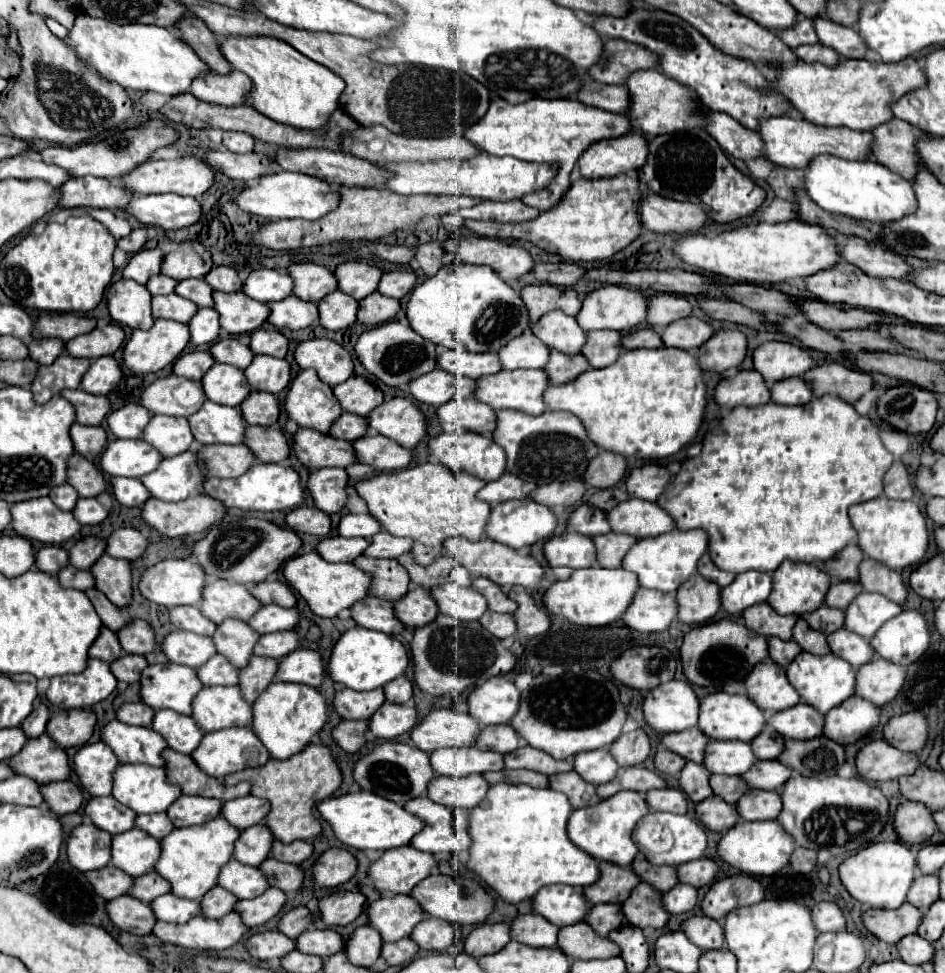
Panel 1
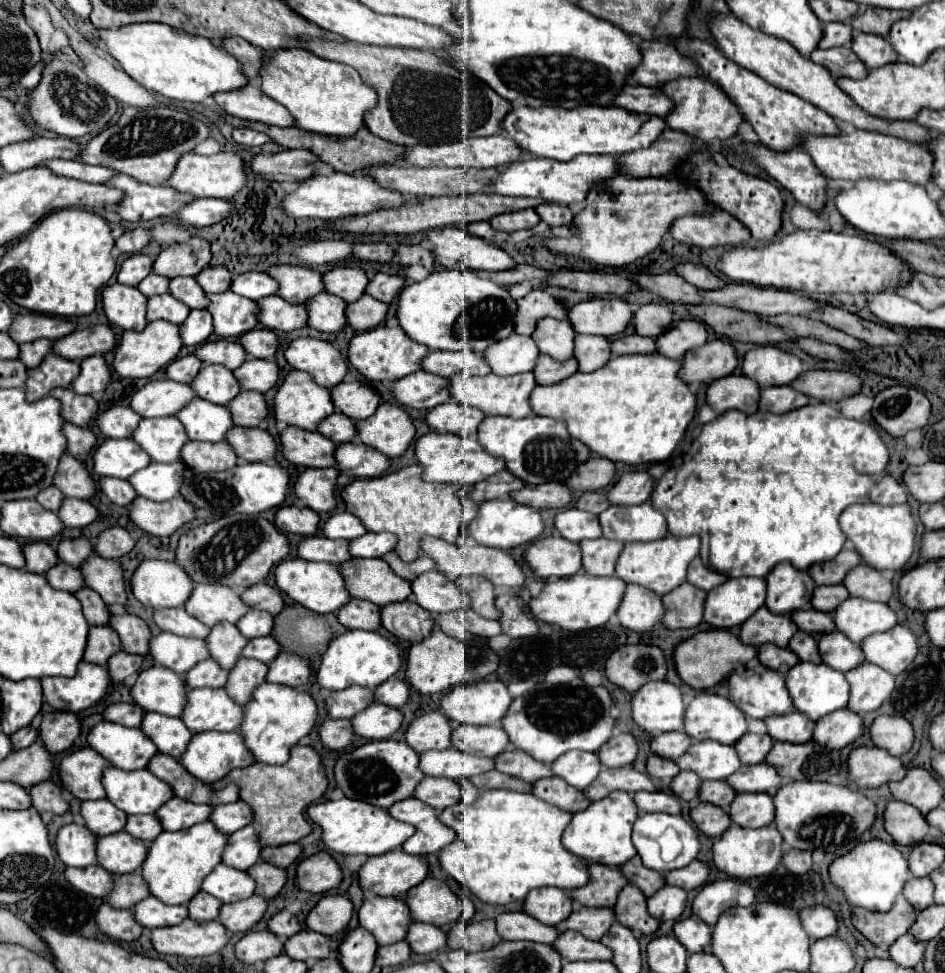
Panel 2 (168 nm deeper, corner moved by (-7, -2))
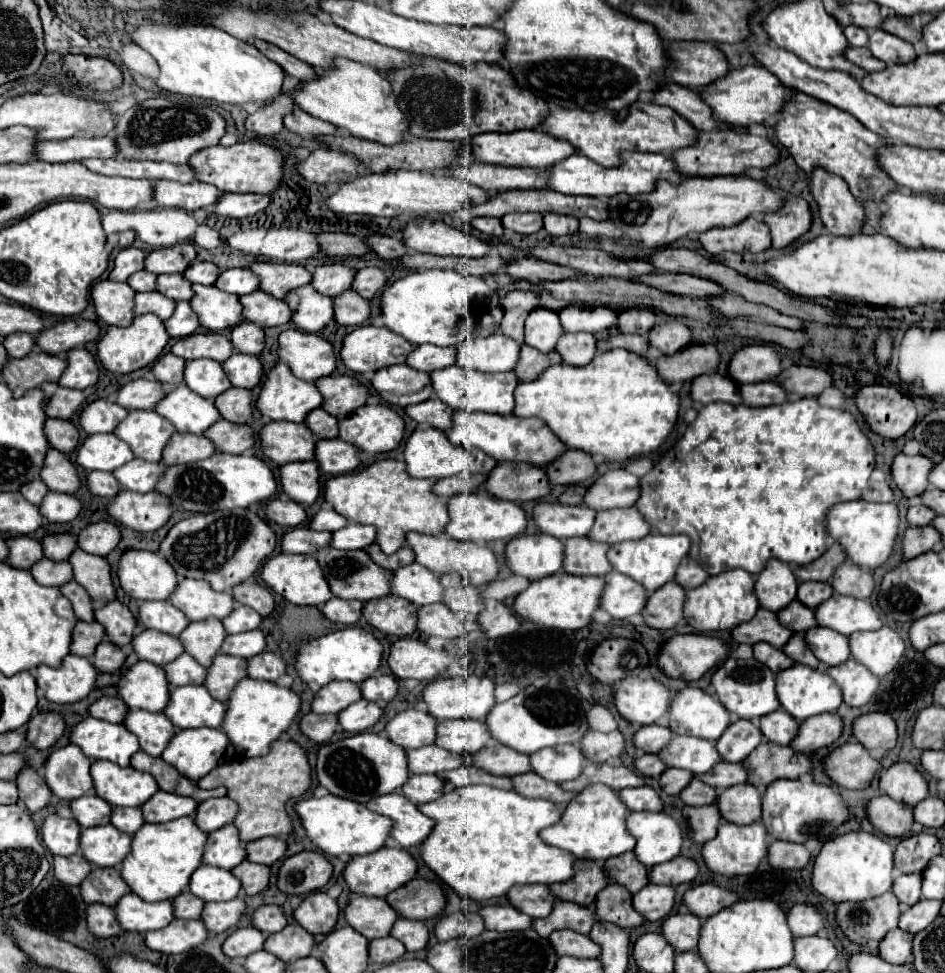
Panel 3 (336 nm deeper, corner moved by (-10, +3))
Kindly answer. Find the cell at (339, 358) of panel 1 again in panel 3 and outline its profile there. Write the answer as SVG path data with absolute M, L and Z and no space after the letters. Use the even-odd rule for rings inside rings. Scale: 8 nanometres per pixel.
M296 328L284 330L278 338L278 356L290 364L300 380L316 382L336 370L336 354L328 340L318 334L302 332Z

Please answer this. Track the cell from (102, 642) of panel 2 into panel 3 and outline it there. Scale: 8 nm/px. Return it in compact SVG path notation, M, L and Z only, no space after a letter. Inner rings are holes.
M78 622L74 628L74 642L72 642L72 654L92 658L96 654L96 646L106 638L104 626L98 622Z

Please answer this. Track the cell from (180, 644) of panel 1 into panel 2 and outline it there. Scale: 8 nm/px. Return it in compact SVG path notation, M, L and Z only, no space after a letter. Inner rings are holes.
M159 633L149 643L149 653L157 665L163 665L175 673L187 673L195 663L209 657L203 639L179 637L169 633Z

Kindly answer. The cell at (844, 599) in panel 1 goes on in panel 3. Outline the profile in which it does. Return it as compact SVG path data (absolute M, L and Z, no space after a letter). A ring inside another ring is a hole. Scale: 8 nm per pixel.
M802 582L798 586L798 598L804 606L810 606L812 610L818 608L822 602L826 602L834 594L834 588L828 582Z

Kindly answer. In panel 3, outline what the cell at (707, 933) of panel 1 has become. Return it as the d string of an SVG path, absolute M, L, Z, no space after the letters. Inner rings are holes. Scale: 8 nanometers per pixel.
M672 914L662 924L662 934L670 938L670 944L678 948L678 952L688 952L698 948L702 920L694 914Z

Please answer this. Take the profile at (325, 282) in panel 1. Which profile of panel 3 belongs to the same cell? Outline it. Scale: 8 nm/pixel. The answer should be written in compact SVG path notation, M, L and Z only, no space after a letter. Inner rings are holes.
M254 262L250 270L260 278L260 290L284 300L288 292L310 284L312 272L302 264L276 264L276 262Z

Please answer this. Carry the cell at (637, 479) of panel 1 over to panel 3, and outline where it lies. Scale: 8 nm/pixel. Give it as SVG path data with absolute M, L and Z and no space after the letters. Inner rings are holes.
M610 470L600 476L586 492L584 504L594 510L634 506L640 498L640 478L626 470Z

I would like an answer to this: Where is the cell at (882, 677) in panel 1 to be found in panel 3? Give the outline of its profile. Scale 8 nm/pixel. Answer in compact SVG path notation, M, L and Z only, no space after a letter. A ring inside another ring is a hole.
M854 658L828 668L828 674L842 686L844 702L848 706L866 706L880 686L880 678Z

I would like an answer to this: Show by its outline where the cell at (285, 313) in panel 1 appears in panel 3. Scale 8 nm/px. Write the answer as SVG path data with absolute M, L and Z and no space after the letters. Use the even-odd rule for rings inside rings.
M256 290L254 294L246 294L240 298L244 306L244 318L248 322L254 322L262 328L266 326L282 326L292 320L292 310L286 306L288 302L274 298L272 294L264 294L262 290Z

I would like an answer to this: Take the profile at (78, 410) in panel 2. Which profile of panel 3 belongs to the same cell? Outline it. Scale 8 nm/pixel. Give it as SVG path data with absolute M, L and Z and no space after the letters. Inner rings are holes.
M46 382L40 386L40 390L46 394L46 414L52 418L72 418L78 408L86 402L86 394L82 390L64 388L54 382Z

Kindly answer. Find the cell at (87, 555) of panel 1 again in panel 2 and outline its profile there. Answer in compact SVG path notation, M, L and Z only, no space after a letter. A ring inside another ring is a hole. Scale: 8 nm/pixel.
M79 537L79 539L61 539L57 545L57 555L63 563L69 563L71 567L79 567L83 559L87 559L93 553L91 541Z

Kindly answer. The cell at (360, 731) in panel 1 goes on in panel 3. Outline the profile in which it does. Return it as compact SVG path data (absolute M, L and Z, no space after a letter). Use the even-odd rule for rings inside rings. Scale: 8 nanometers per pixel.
M306 714L300 722L300 730L312 738L314 742L326 744L332 740L332 736L336 734L338 728L338 716L336 714Z

